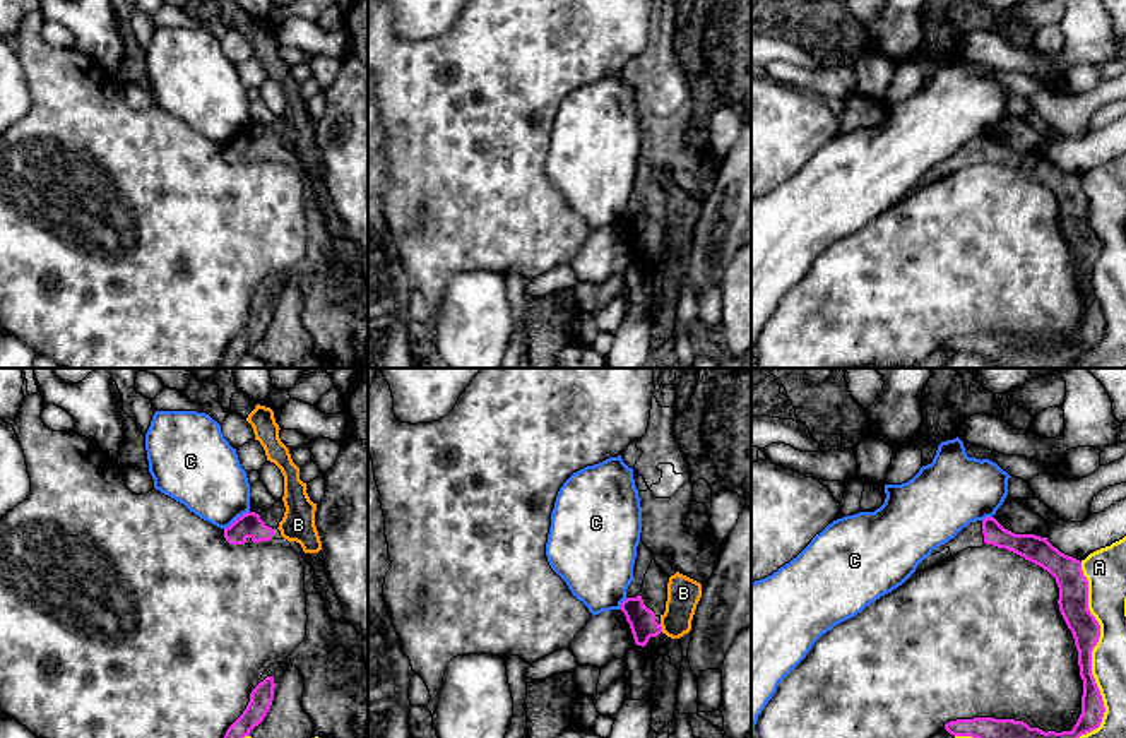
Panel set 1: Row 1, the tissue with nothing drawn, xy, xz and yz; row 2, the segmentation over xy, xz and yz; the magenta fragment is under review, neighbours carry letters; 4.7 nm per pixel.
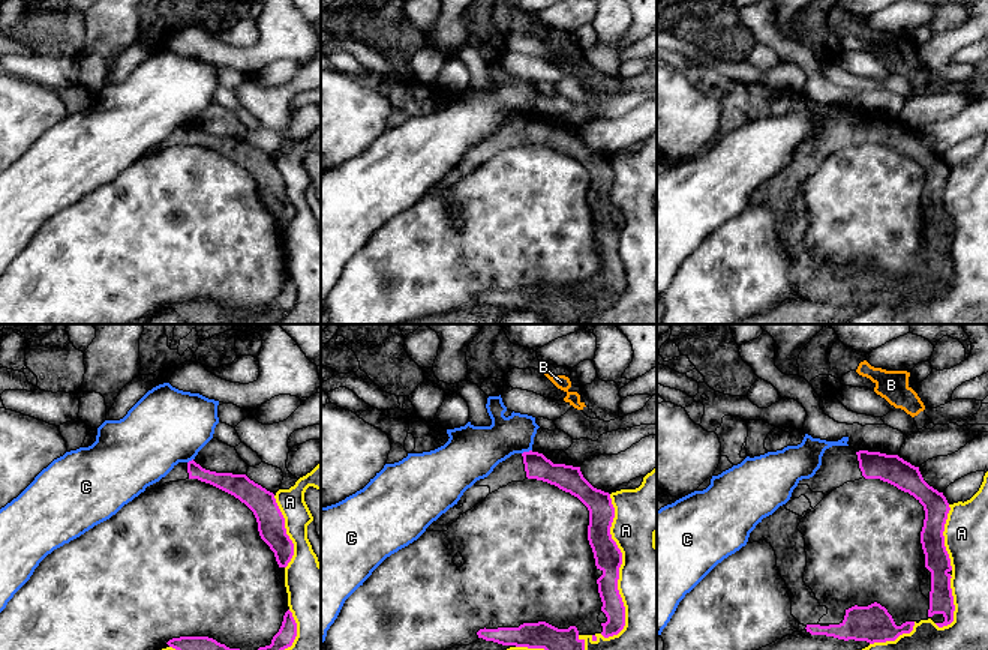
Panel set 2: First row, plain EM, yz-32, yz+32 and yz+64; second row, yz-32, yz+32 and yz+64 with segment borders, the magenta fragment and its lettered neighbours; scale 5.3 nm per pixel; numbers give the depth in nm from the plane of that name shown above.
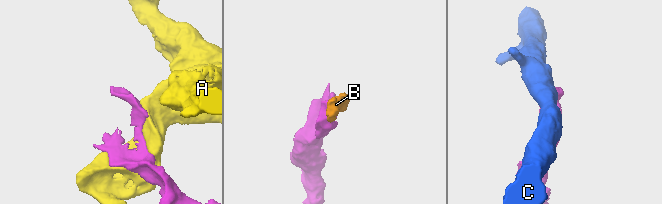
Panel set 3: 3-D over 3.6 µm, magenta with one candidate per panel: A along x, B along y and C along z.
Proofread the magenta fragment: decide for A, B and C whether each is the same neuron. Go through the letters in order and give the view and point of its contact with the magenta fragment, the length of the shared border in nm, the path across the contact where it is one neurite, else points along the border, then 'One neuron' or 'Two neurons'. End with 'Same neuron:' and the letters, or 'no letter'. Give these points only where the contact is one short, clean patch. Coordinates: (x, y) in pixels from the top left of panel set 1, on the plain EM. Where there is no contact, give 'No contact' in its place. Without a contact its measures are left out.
A: Touches magenta at yz (1090, 278). Shared border 900 nm. Two neurons
B: Touches magenta at xz (661, 244). Shared border 40 nm. Boundary: xz (659, 240), (663, 247). Two neurons
C: Touches magenta at xy (238, 134). Shared border 150 nm. Boundary: xy (248, 127), (225, 146). Two neurons
Same neuron: no letter

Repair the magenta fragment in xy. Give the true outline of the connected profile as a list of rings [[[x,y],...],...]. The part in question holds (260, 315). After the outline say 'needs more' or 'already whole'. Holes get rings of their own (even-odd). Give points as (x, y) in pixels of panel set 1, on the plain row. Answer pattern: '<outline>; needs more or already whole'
[[[267,293],[250,310],[250,318],[243,330],[228,344],[217,368],[234,368],[238,360],[250,353],[250,348],[258,342],[267,332],[274,317],[274,293]]]; already whole

